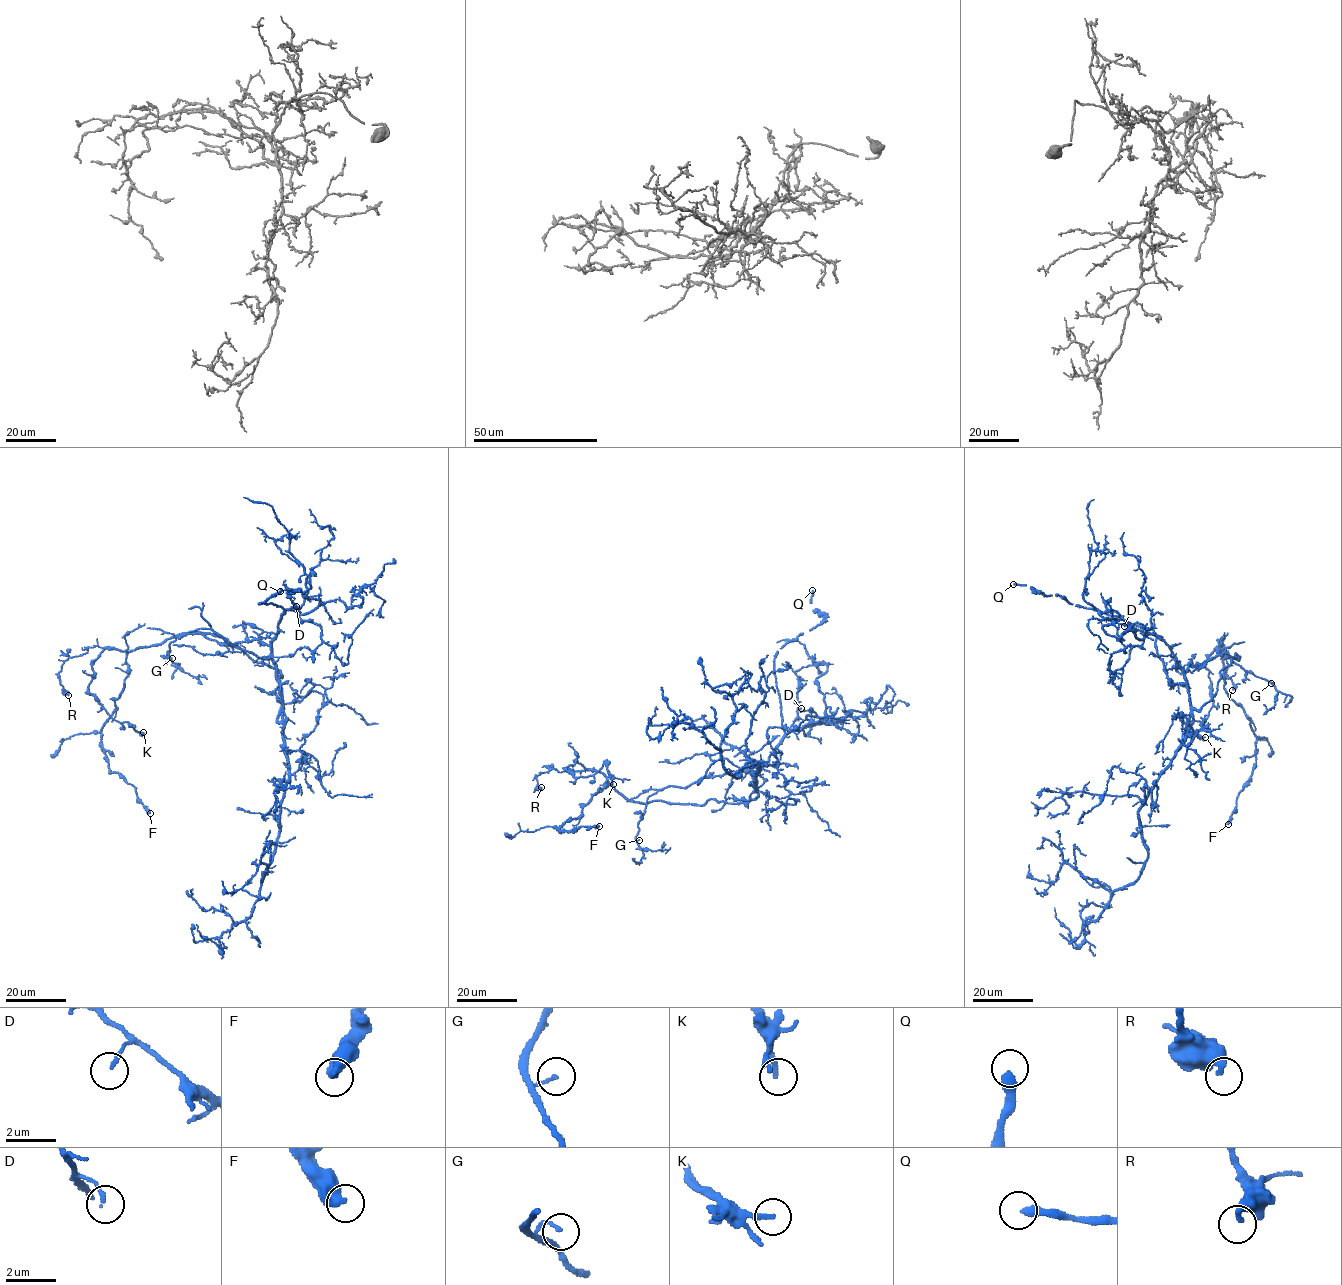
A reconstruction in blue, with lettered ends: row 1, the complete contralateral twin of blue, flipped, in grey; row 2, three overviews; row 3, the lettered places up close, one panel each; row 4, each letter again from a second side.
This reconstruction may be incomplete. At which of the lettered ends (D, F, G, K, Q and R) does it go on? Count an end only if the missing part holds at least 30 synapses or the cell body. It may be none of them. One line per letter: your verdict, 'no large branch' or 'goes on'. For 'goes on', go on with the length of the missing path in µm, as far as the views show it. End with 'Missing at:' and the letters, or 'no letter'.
D: no large branch
F: no large branch
G: no large branch
K: no large branch
Q: goes on | 35 µm
R: no large branch
Missing at: Q

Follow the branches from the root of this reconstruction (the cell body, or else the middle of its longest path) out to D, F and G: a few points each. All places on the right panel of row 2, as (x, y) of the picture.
D: (1194, 710), (1183, 669), (1176, 663), (1169, 646), (1157, 636), (1127, 623), (1124, 626)
F: (1194, 710), (1216, 693), (1236, 653), (1223, 660), (1224, 688), (1250, 720), (1256, 766), (1228, 824)
G: (1194, 710), (1184, 674), (1189, 664), (1198, 667), (1220, 651), (1271, 683)

